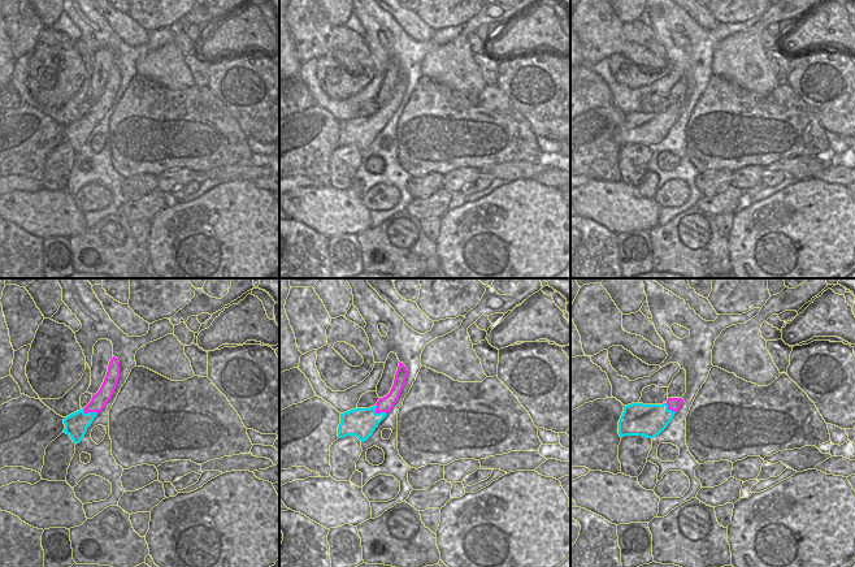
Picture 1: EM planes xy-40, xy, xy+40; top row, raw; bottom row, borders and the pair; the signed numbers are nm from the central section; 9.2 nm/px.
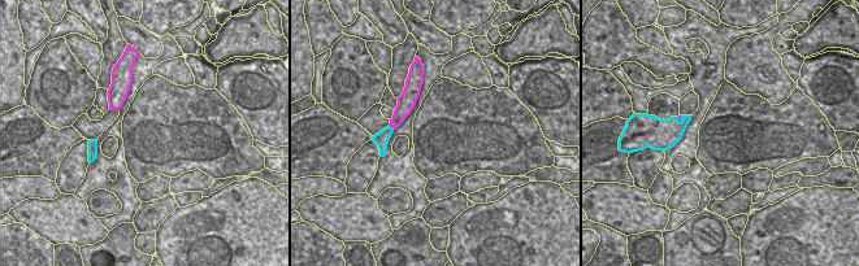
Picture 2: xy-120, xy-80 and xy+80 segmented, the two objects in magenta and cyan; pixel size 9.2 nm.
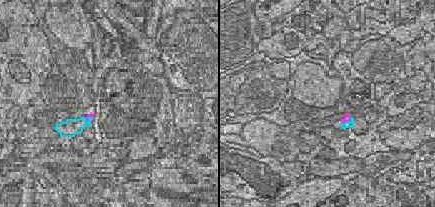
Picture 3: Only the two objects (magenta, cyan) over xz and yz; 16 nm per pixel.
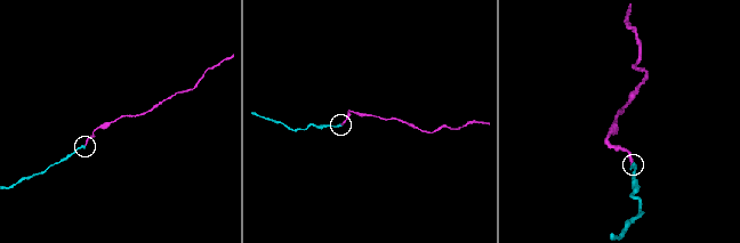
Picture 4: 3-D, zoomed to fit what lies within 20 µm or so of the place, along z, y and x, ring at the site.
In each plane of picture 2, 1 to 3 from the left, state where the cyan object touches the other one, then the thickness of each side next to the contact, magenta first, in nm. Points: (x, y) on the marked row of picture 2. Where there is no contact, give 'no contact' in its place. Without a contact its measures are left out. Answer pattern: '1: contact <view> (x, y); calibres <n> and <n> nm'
1: no contact
2: contact xy-80 (391, 126); calibres 160 and 140 nm
3: contact xy+80 (680, 120); calibres 30 and 300 nm

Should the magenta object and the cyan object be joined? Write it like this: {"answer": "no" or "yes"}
{"answer": "no"}

